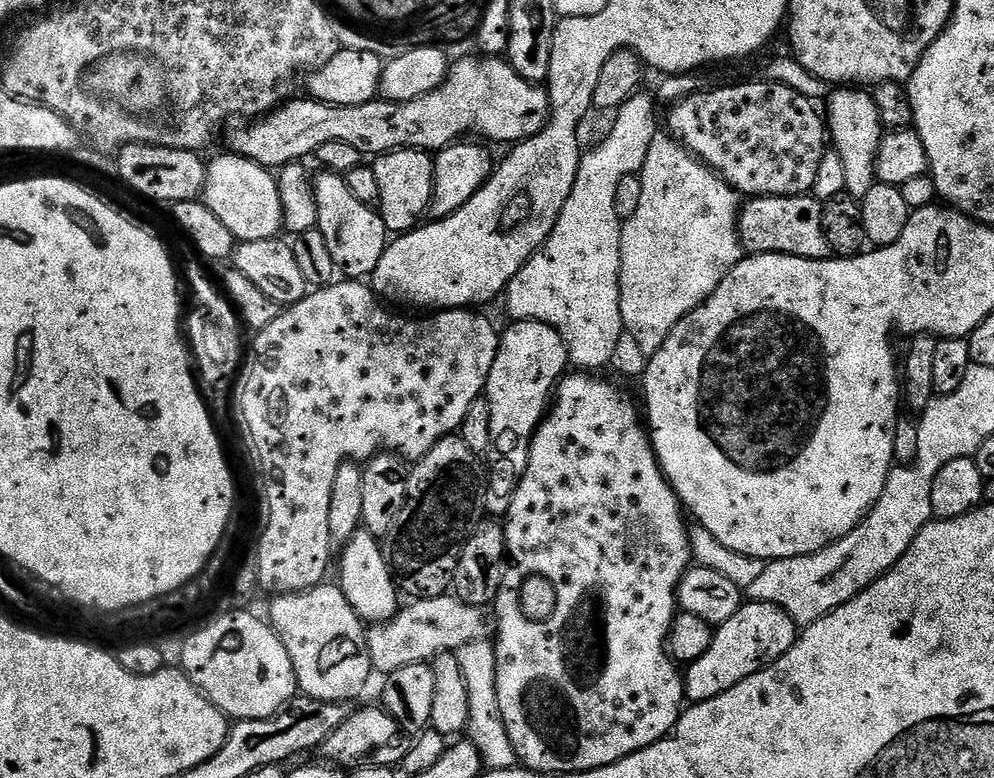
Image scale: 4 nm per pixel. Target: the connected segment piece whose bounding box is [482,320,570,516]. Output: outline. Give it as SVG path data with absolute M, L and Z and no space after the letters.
M521 320L503 331L484 391L490 406L491 446L486 462L486 483L482 494L485 511L492 516L507 515L512 496L529 461L533 434L544 418L557 382L569 365L564 339L546 323Z

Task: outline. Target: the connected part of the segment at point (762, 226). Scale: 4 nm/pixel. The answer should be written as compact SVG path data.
M812 194L802 196L758 196L740 209L738 231L740 247L745 253L801 256L807 260L827 260L833 255L822 230L823 203Z

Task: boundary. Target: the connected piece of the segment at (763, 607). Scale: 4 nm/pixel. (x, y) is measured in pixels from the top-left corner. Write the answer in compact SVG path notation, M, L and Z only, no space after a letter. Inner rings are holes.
M741 603L740 608L725 624L719 625L712 633L710 650L702 654L693 664L687 665L683 673L684 694L689 701L699 702L718 698L718 694L726 694L738 682L750 678L750 674L758 674L766 666L770 666L782 654L794 646L798 635L798 626L782 610L773 604Z

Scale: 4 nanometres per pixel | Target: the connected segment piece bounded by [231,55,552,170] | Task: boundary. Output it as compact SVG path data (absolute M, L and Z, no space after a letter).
M464 56L448 69L446 78L430 94L422 94L422 98L414 98L410 102L391 104L389 100L377 98L369 104L358 106L334 106L323 104L321 100L311 98L293 98L280 107L261 116L249 128L240 128L232 136L231 151L237 156L244 156L261 164L269 170L279 170L293 162L303 161L303 156L311 157L326 142L346 142L346 146L354 146L365 157L375 158L386 152L398 152L401 148L414 148L421 152L435 154L442 148L449 148L457 143L467 132L477 132L485 141L493 140L496 144L515 146L521 140L534 138L548 124L552 115L548 101L547 87L526 82L510 67L504 58L481 58Z

